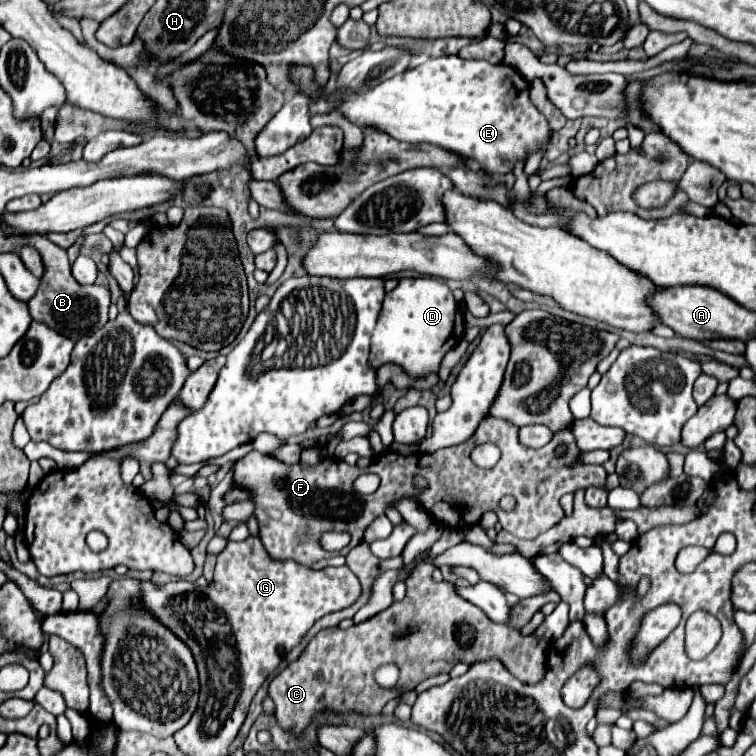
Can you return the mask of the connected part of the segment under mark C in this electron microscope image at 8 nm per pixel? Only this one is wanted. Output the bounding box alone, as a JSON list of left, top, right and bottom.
[270,562,546,736]

